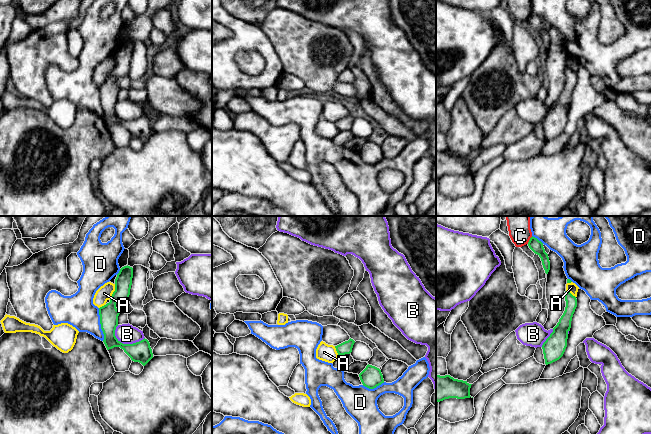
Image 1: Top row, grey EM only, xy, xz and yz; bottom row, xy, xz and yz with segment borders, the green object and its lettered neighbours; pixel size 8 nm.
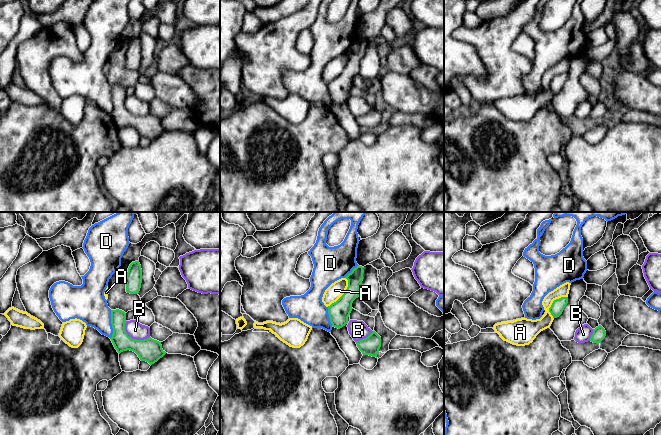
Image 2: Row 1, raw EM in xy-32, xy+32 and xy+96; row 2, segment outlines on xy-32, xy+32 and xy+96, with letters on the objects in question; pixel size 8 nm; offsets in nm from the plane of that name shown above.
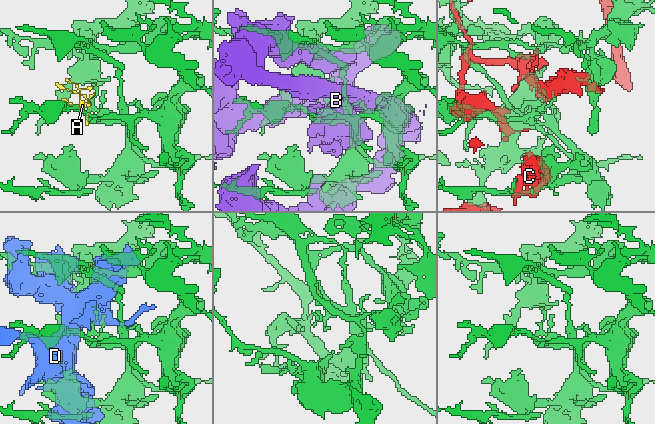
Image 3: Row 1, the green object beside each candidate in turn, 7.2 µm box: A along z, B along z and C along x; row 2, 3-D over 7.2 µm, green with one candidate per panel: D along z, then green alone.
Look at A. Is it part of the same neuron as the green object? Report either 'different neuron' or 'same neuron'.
different neuron

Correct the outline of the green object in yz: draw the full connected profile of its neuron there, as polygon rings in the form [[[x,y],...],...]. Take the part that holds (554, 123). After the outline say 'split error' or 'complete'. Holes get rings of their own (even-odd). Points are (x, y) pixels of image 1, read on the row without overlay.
[[[565,67],[566,83],[563,91],[553,108],[542,121],[545,140],[551,140],[559,136],[567,123],[568,108],[571,104],[571,97],[577,83],[577,75],[569,67]]]; complete

